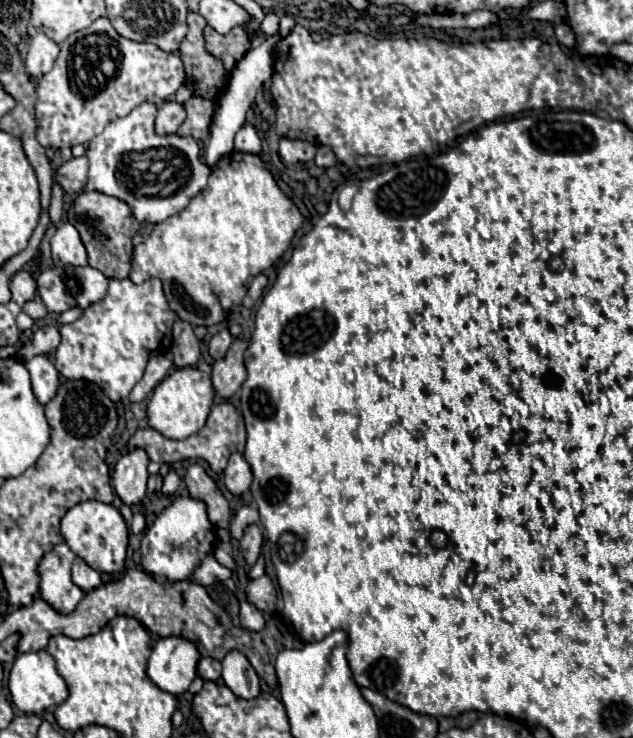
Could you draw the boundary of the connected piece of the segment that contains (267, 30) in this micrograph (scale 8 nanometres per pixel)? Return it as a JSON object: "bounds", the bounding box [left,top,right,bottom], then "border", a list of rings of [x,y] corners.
{"bounds":[258,12,280,36],"border":[[[266,12],[264,20],[260,22],[260,28],[258,28],[258,34],[260,34],[260,32],[262,32],[262,34],[266,34],[266,36],[272,36],[272,34],[278,34],[278,22],[280,22],[278,14],[274,14],[274,12]]]}

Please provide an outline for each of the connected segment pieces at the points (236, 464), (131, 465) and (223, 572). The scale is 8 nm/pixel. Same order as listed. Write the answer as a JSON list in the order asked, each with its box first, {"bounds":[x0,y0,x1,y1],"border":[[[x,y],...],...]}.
[{"bounds":[224,452,254,496],"border":[[[240,452],[232,454],[230,462],[228,462],[226,470],[224,470],[224,484],[226,484],[226,488],[232,494],[240,496],[242,492],[246,492],[252,486],[252,478],[254,478],[252,476],[252,468],[244,460],[244,456]]]},{"bounds":[112,448,148,504],"border":[[[134,448],[120,456],[114,474],[112,486],[116,494],[126,504],[138,504],[146,494],[146,480],[148,480],[148,454],[144,450]]]},{"bounds":[192,554,232,586],"border":[[[212,554],[206,556],[206,560],[200,564],[200,568],[192,576],[192,580],[200,582],[204,586],[212,586],[212,584],[228,580],[228,578],[232,578],[232,572],[228,568],[220,566]]]}]

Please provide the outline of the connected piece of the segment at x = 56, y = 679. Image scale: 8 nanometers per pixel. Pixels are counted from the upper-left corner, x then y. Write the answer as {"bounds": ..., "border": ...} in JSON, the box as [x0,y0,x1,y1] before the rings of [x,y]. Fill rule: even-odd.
{"bounds":[8,650,68,714],"border":[[[46,650],[18,654],[10,670],[8,688],[12,694],[12,702],[26,714],[42,714],[44,710],[52,706],[56,708],[60,702],[64,702],[64,698],[68,698],[68,686],[56,672],[56,660]]]}

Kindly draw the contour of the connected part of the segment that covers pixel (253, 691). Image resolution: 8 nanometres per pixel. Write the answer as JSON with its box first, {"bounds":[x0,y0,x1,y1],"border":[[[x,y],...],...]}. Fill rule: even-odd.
{"bounds":[222,650,260,700],"border":[[[238,650],[228,652],[222,660],[222,680],[236,696],[244,700],[260,696],[260,678],[248,658]]]}

